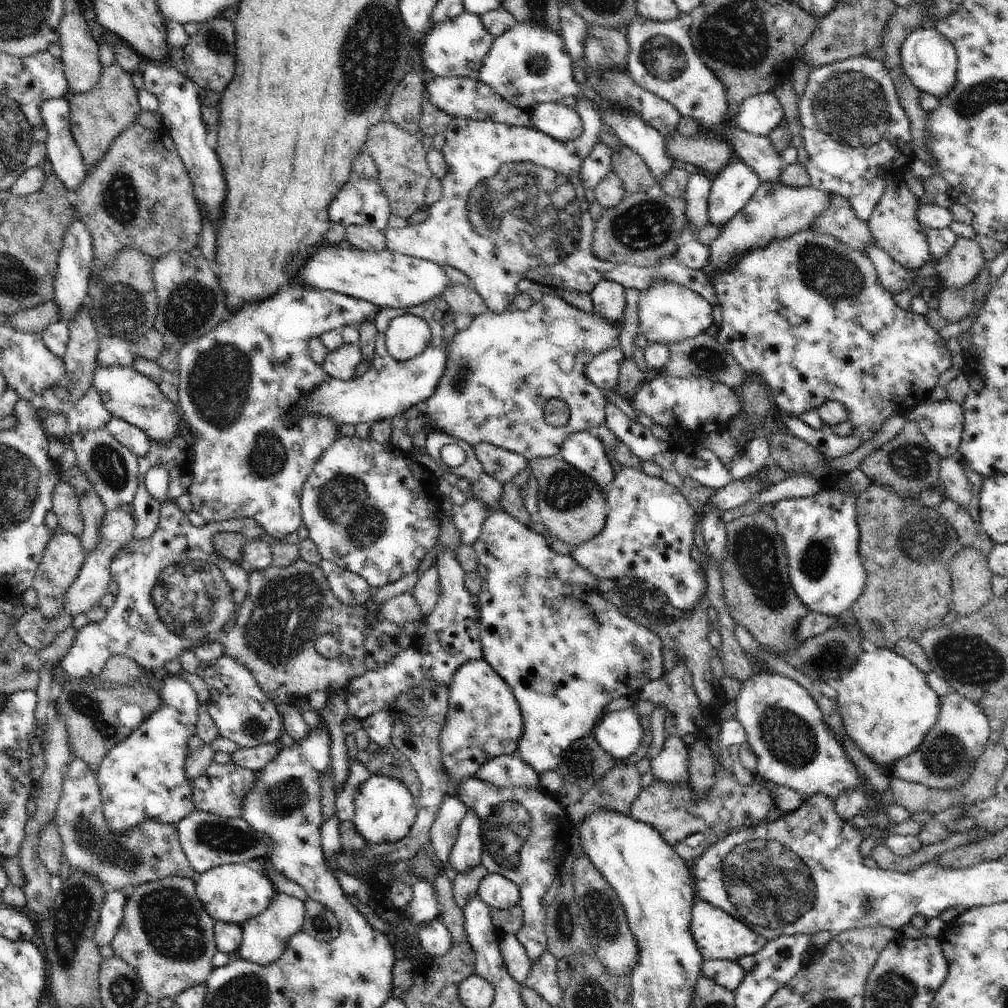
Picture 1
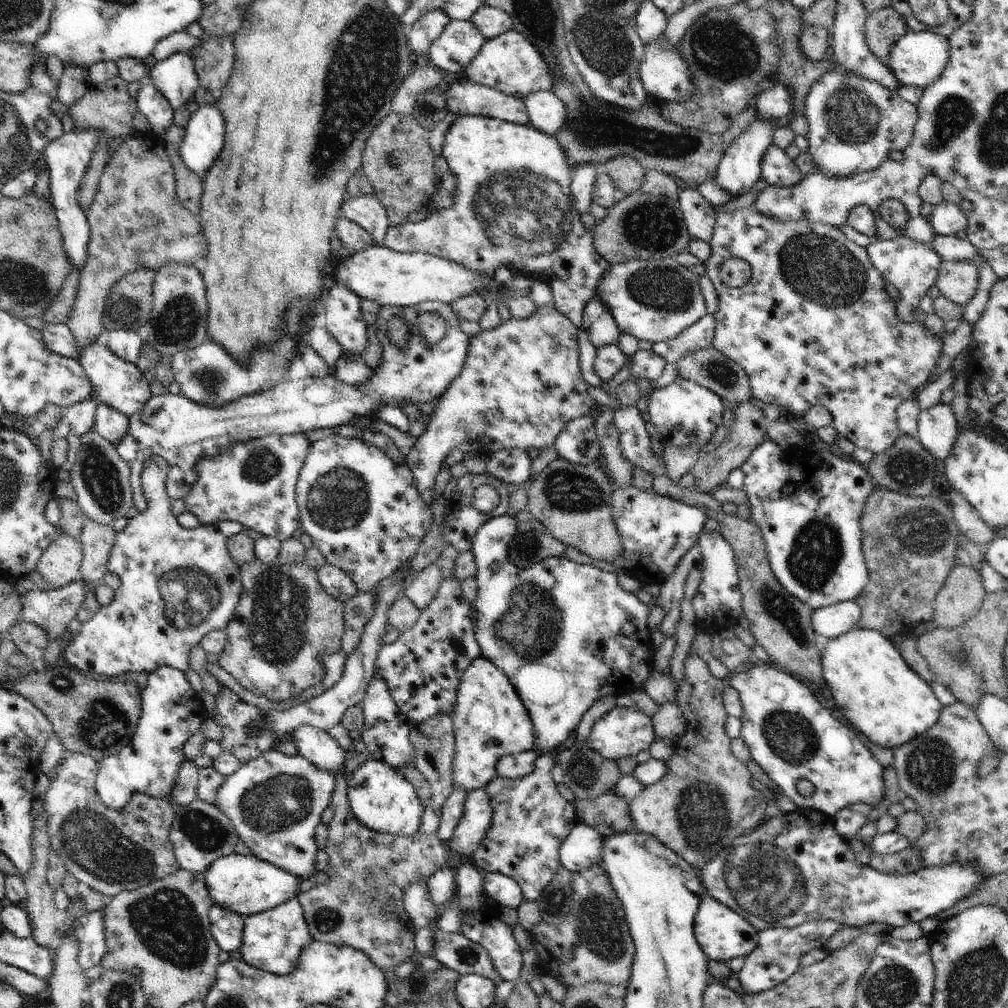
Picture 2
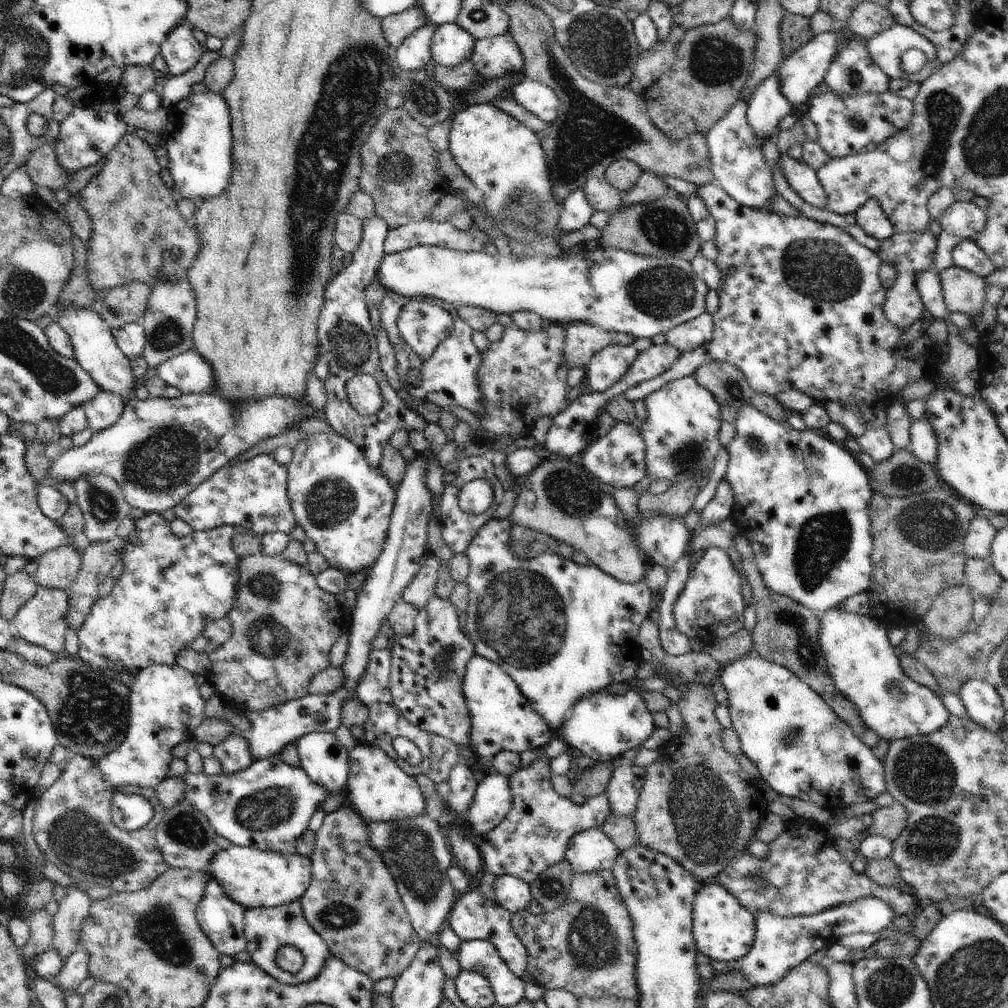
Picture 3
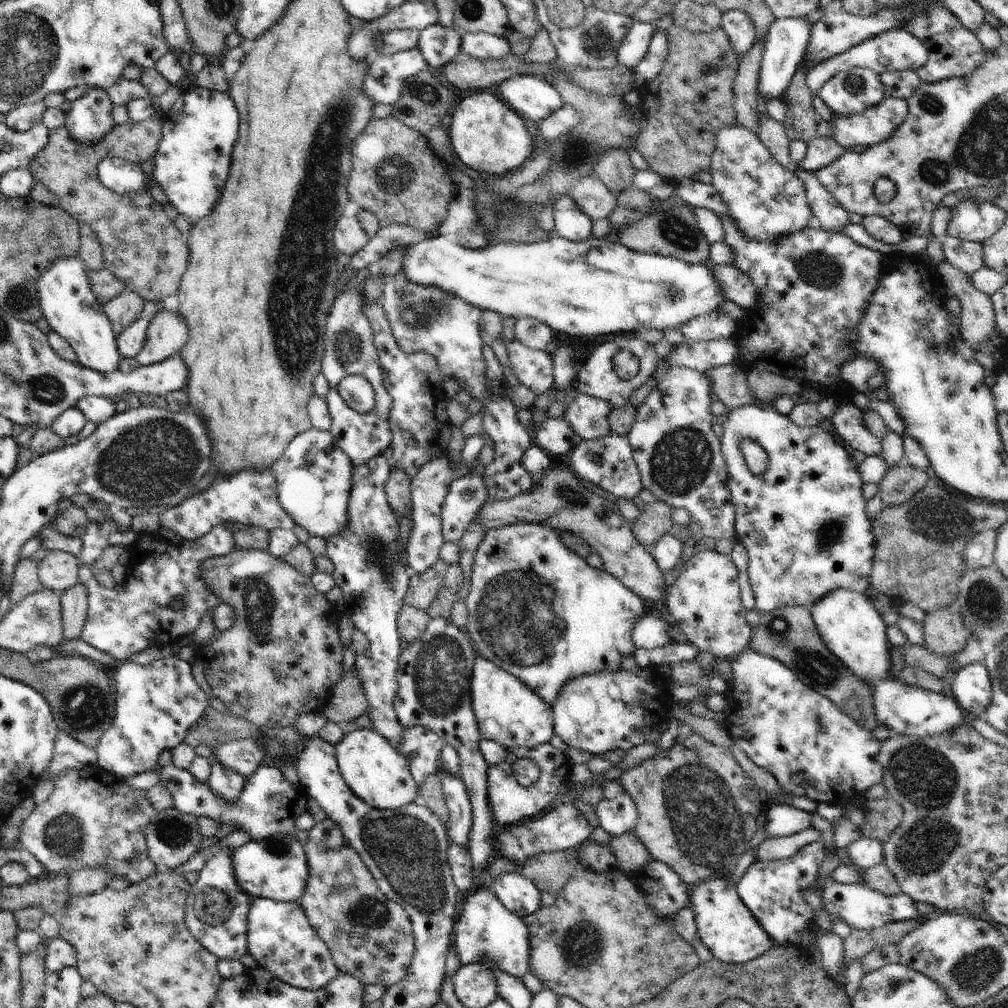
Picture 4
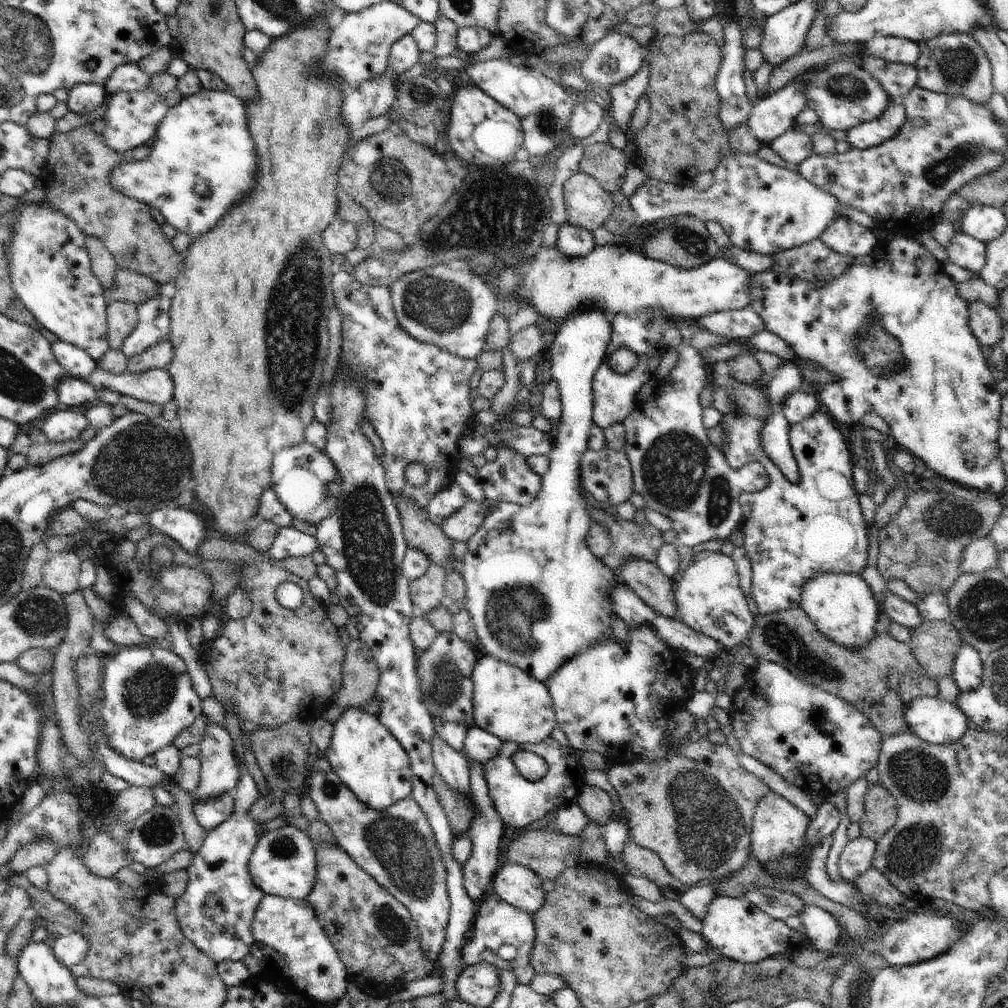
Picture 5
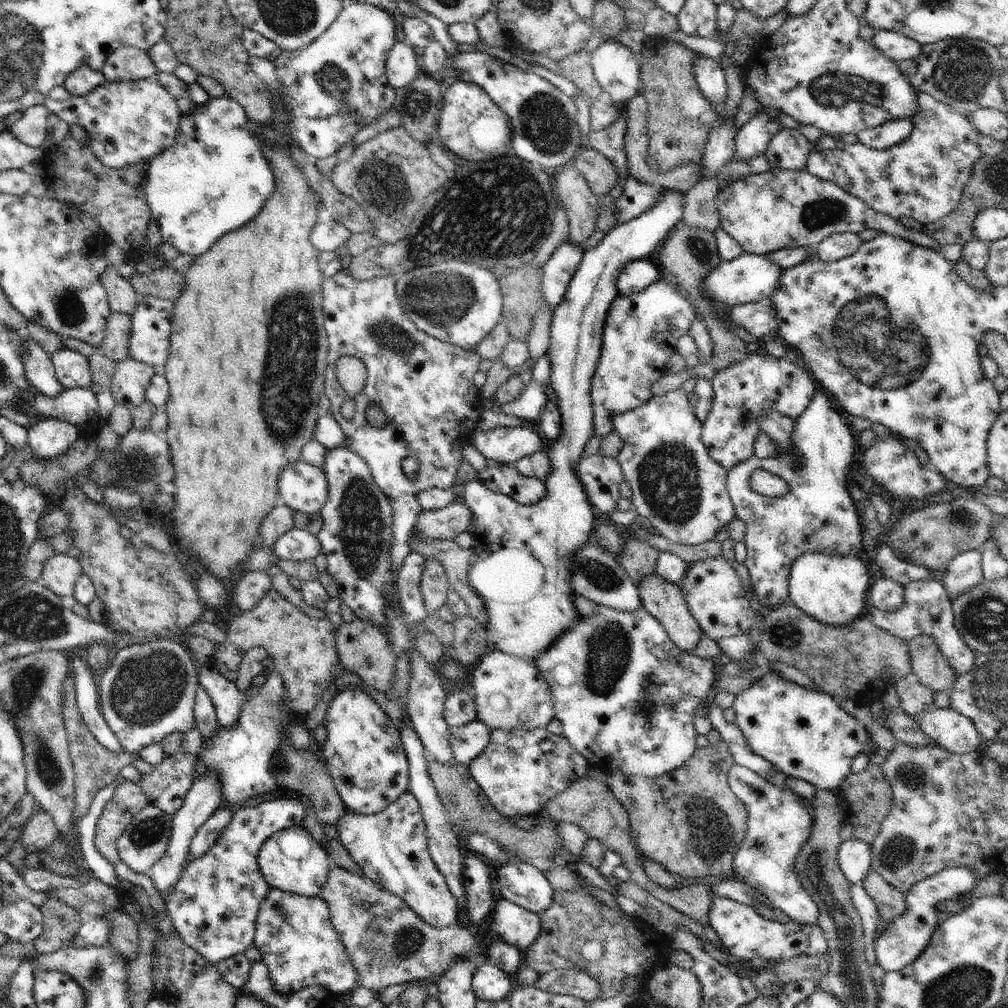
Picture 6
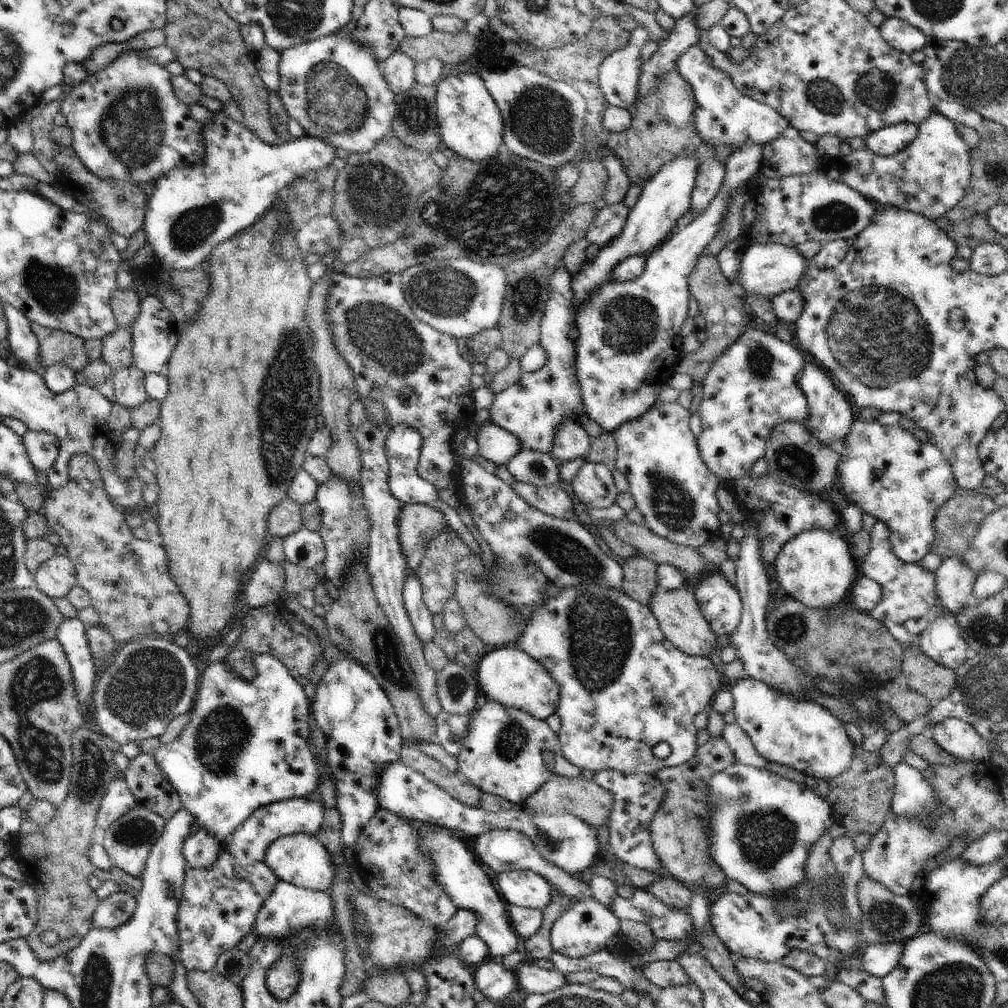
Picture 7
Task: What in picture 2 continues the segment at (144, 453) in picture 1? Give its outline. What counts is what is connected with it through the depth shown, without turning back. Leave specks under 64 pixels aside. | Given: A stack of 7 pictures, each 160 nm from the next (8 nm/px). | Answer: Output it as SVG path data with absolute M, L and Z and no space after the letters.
M99 403L95 414L95 431L113 445L129 433L129 418L118 409Z

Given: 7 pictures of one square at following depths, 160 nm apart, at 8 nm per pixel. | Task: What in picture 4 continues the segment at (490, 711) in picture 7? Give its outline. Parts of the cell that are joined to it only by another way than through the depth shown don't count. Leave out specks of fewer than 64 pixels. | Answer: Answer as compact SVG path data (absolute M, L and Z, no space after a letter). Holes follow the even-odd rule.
M550 742L533 749L527 749L526 747L507 749L506 760L503 760L499 765L489 767L487 770L487 801L490 803L493 812L494 824L502 824L502 826L507 827L540 814L556 798L558 787L562 784L562 781L569 780L570 774L572 774L571 762L567 754L558 750ZM520 759L533 760L541 769L540 778L531 787L524 788L516 780L513 766Z

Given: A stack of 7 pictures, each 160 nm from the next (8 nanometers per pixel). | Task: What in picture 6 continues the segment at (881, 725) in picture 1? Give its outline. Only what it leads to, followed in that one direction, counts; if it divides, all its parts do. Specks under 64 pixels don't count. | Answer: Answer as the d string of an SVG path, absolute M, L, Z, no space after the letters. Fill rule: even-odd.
M802 553L792 565L789 576L789 597L792 604L818 622L841 627L867 615L867 594L872 586L872 577L866 567L867 561L858 557L826 556L824 553ZM950 707L928 708L916 720L932 742L952 754L972 752L984 741L972 720Z

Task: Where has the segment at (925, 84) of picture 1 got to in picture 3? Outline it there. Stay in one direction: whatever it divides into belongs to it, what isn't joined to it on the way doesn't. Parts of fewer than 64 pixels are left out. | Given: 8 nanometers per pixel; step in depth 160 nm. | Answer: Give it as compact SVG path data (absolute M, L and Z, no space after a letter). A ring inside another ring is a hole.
M896 23L892 28L881 32L866 42L871 59L891 79L921 83L936 70L936 47L925 36L910 27ZM910 48L917 48L926 54L924 68L912 74L908 74L900 68L900 56Z

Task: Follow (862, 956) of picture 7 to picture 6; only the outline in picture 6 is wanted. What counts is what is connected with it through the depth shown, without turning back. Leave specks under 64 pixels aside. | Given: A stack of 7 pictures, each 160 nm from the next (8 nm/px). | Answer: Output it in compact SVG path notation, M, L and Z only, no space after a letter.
M946 867L933 877L916 883L908 894L905 894L907 904L905 913L885 926L883 933L875 942L876 963L885 972L898 971L912 964L926 950L932 940L933 932L938 928L943 917L935 908L935 902L941 895L952 895L958 892L971 892L977 882L977 876L964 867Z

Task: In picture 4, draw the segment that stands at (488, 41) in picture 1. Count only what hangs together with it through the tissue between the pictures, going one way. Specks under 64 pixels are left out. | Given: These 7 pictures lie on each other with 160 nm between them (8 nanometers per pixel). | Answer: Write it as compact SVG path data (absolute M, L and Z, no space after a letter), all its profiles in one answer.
M436 23L420 31L417 47L428 65L443 68L460 54L463 36L464 32L456 26Z

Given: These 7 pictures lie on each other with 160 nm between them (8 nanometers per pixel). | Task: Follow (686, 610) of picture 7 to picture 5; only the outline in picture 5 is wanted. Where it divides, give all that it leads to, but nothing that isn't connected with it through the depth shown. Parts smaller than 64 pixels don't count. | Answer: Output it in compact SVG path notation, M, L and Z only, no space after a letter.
M630 559L616 570L620 583L630 587L640 599L660 615L678 619L674 598L674 580L666 576L655 562Z

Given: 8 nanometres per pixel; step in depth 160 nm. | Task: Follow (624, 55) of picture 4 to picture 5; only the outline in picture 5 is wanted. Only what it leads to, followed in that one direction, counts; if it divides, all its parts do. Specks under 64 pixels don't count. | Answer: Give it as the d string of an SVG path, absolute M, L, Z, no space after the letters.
M614 31L599 40L582 62L581 76L607 90L636 74L650 52L630 35Z

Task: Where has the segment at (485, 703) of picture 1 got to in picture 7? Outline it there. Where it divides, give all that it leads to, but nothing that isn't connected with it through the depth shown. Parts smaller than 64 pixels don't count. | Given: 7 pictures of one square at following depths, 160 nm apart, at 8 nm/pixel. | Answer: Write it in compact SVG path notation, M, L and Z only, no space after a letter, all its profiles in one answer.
M513 645L490 648L473 668L483 700L499 702L545 721L557 712L560 687L551 674L531 656Z

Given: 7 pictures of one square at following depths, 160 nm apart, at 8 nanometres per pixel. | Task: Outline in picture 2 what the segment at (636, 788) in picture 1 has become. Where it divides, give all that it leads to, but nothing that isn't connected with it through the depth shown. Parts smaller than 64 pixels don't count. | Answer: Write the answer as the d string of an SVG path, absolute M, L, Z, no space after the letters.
M615 788L591 799L572 802L578 823L594 827L602 836L629 831L633 826L629 800L617 793Z

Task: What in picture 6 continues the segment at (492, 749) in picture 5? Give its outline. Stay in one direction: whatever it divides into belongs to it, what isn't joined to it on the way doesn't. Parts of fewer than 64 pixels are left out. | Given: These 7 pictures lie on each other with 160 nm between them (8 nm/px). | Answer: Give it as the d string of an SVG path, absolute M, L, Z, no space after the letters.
M478 718L463 727L449 728L452 752L460 764L471 763L491 741L491 728Z

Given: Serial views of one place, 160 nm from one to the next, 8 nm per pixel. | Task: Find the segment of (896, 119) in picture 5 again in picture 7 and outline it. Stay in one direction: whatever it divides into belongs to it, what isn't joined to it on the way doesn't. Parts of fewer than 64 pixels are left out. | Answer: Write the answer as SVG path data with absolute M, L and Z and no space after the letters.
M912 123L890 125L870 133L865 138L865 146L874 154L895 155L912 144L918 129L919 125Z

